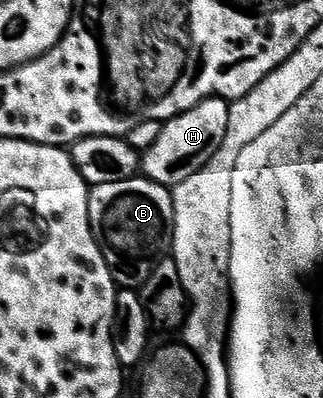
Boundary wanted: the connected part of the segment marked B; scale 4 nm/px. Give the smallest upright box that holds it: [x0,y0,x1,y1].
[88,174,176,289]

